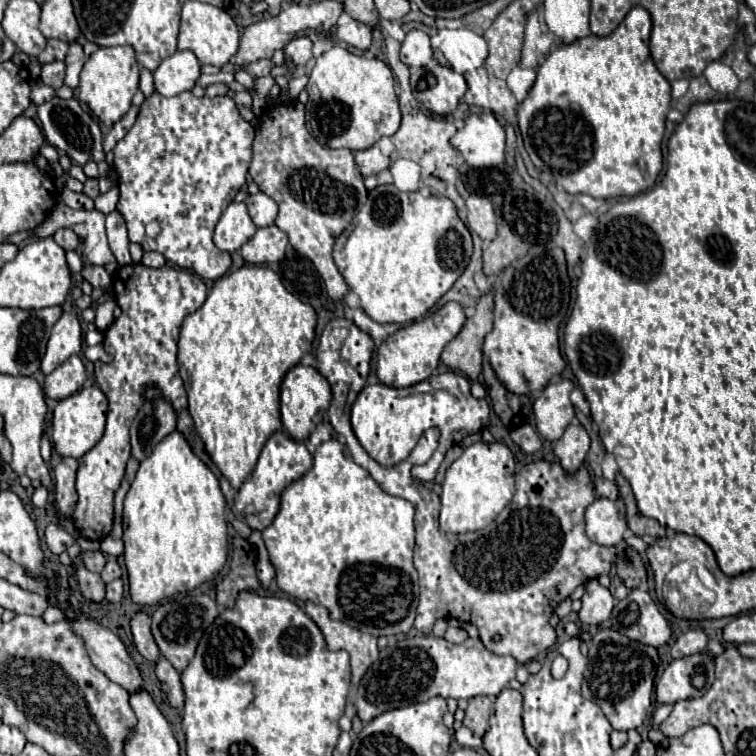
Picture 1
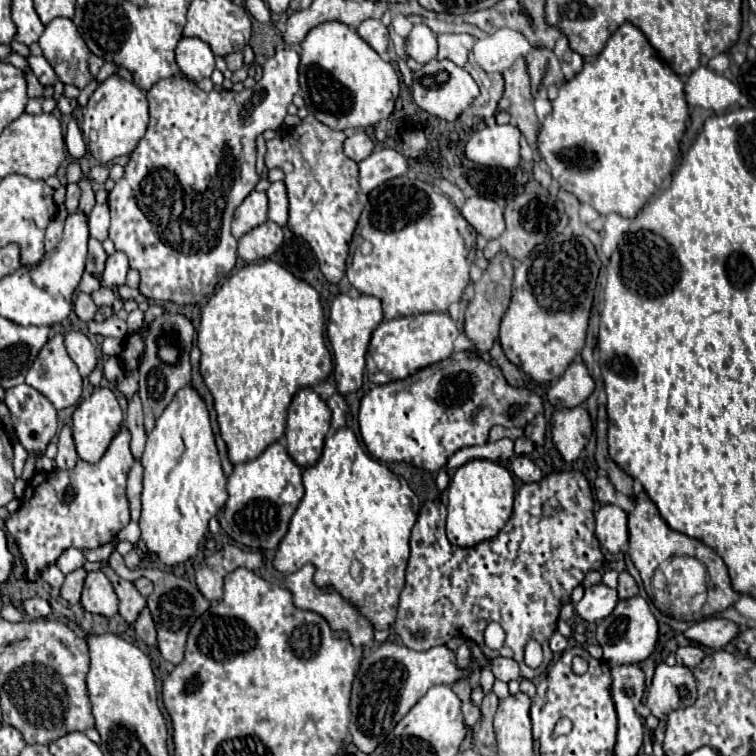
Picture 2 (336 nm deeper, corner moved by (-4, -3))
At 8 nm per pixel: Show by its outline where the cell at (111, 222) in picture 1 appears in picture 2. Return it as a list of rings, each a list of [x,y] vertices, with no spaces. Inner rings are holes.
[[[116,250],[106,260],[102,284],[104,286],[122,286],[126,282],[126,272],[128,272],[128,256],[124,256],[124,252]]]

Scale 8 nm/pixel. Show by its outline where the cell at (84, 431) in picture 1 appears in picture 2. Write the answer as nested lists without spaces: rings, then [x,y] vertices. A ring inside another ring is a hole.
[[[96,388],[94,394],[88,400],[80,402],[72,414],[72,436],[74,436],[78,456],[84,462],[98,462],[122,422],[124,422],[124,414],[116,394],[110,388]]]

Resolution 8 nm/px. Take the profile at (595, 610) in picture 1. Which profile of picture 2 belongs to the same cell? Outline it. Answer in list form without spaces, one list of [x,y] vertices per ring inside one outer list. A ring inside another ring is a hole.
[[[596,584],[592,588],[586,588],[584,598],[576,604],[576,612],[586,622],[598,622],[610,616],[616,604],[618,604],[618,592],[604,584]]]

